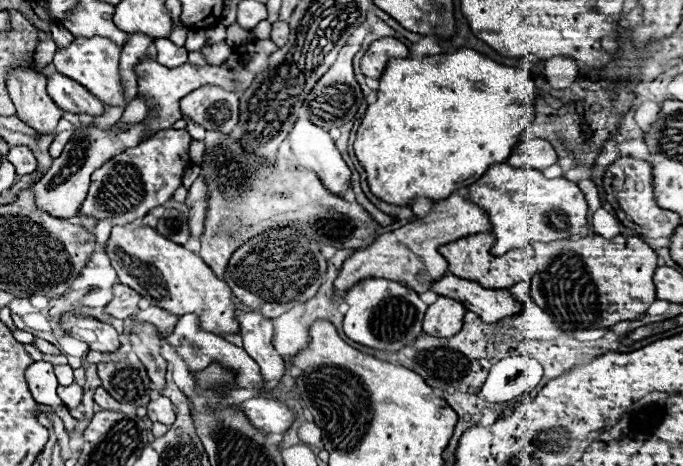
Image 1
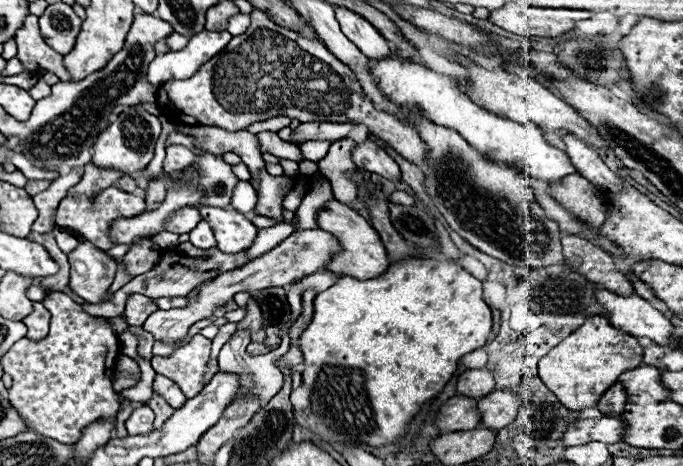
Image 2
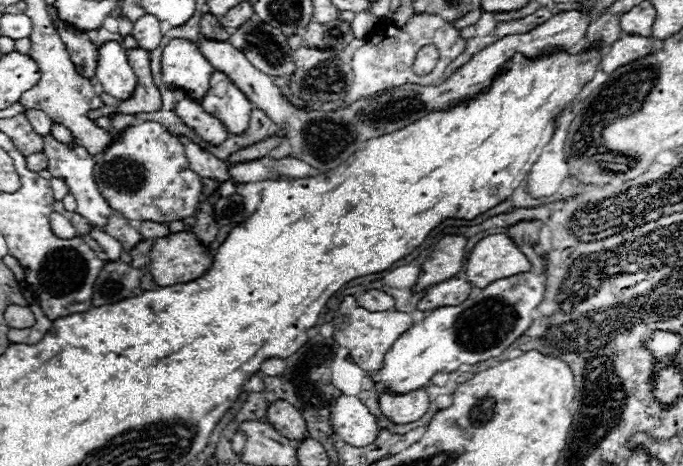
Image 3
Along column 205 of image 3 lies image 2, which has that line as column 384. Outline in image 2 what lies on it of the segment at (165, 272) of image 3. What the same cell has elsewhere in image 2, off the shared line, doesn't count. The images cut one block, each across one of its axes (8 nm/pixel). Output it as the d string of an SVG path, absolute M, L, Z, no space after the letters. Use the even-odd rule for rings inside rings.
M332 200L326 204L326 210L322 210L318 214L318 228L334 234L338 238L338 242L342 244L342 252L338 256L334 256L334 260L328 264L330 272L336 272L340 276L352 276L358 280L370 280L370 278L378 278L386 272L386 268L390 266L386 248L378 236L378 232L352 208L340 204L338 200Z

